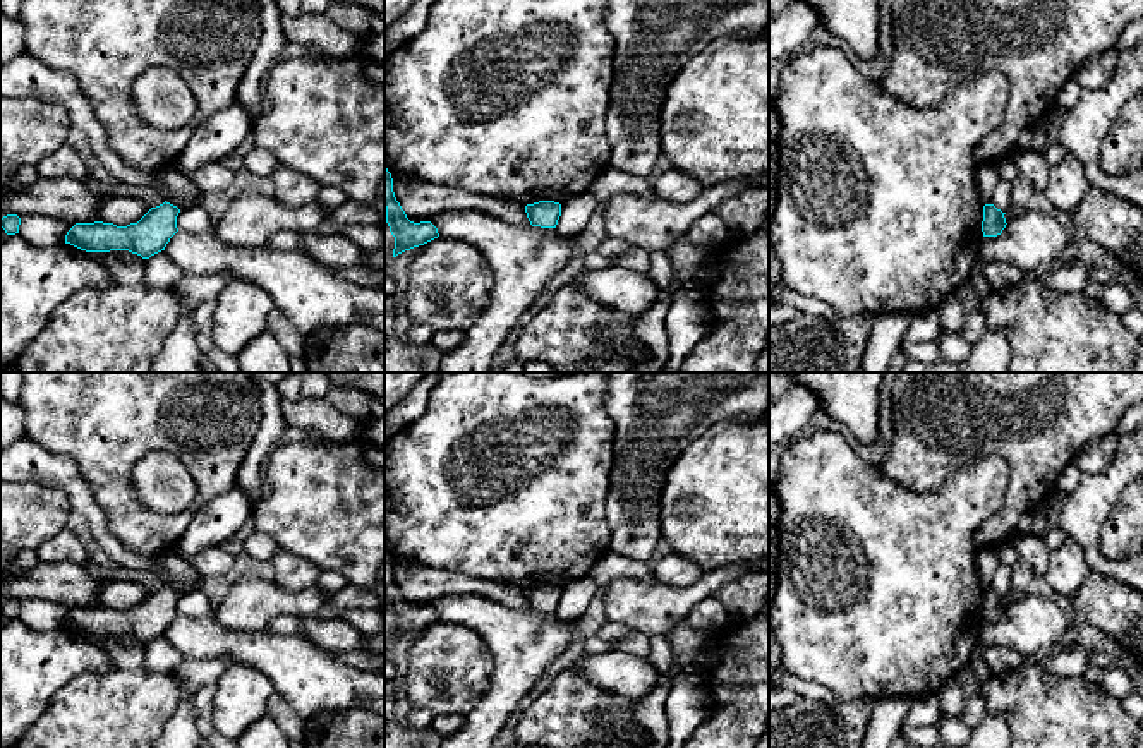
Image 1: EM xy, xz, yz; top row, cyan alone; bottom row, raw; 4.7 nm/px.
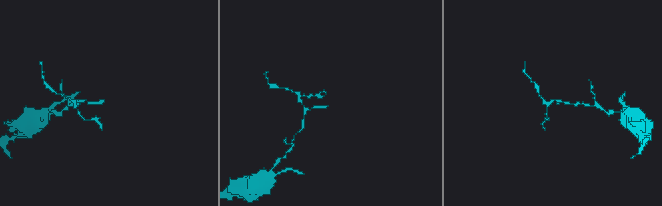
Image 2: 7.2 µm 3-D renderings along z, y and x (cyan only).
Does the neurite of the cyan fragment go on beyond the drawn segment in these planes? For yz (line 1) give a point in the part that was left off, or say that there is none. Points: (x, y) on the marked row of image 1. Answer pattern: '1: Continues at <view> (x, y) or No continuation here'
1: No continuation here

